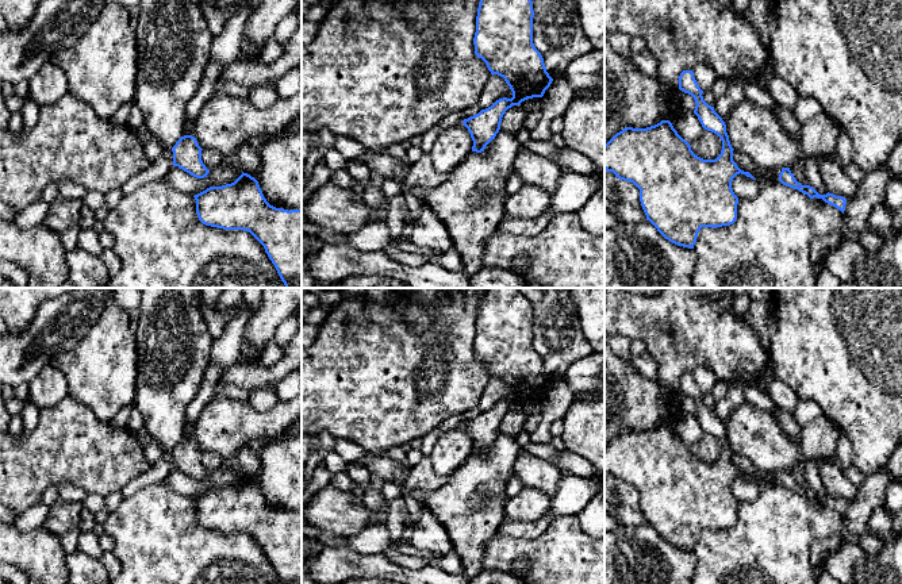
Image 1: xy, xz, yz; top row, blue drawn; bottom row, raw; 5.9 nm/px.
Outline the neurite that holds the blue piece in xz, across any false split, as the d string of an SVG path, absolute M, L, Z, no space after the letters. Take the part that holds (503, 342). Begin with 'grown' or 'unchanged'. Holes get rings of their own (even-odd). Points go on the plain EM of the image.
unchanged; M488 288L485 291L476 319L475 357L485 365L492 379L498 377L504 381L513 400L499 402L491 410L462 423L473 443L472 454L484 454L485 449L495 442L508 411L527 402L542 400L553 384L546 374L541 356L533 346L533 320L533 304L519 288Z

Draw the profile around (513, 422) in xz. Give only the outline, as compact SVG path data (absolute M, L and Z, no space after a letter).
M513 408L502 420L500 431L511 438L517 438L523 430L526 415L519 408Z

